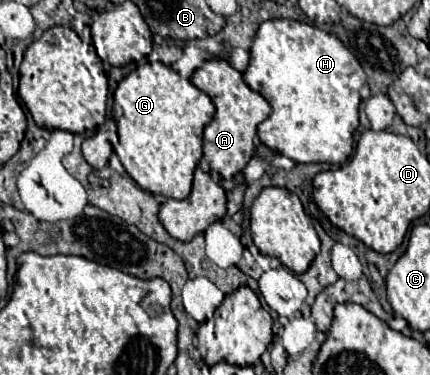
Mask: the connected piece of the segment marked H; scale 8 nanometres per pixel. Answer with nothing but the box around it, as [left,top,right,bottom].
[243,20,366,164]

